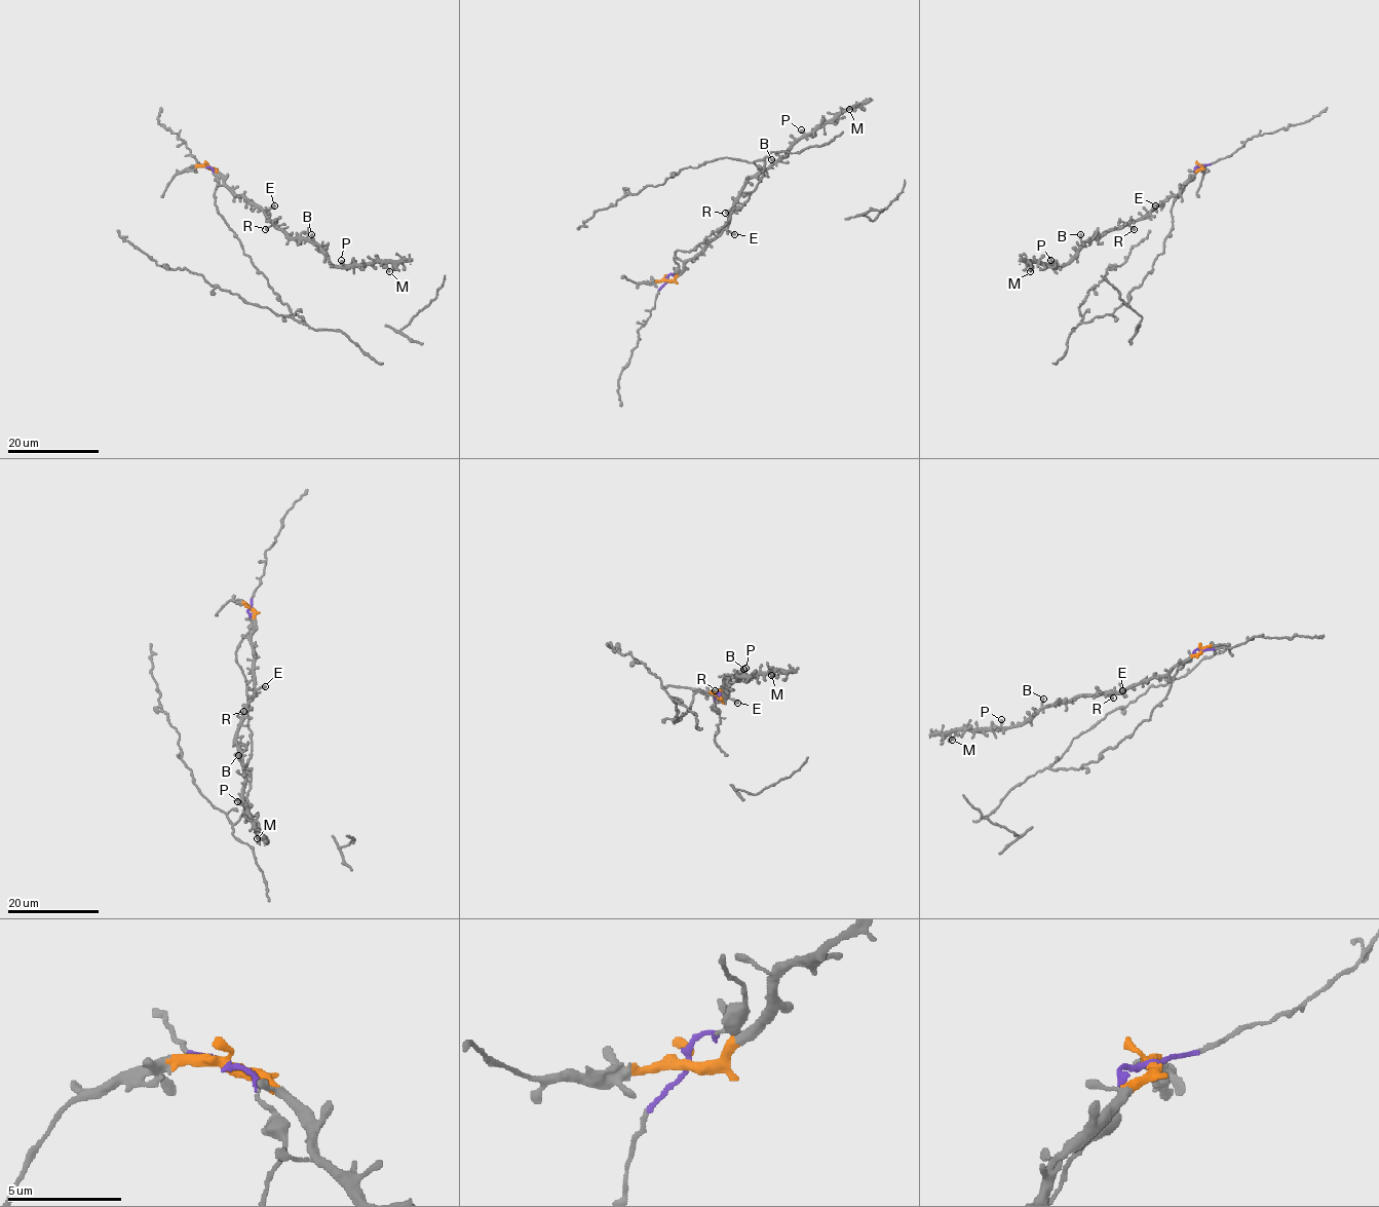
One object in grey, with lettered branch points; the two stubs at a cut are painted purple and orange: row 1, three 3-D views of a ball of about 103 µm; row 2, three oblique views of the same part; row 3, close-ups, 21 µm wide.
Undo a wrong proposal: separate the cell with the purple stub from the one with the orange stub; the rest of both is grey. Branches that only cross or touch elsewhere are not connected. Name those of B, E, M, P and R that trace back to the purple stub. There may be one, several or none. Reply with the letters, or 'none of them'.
none of them

